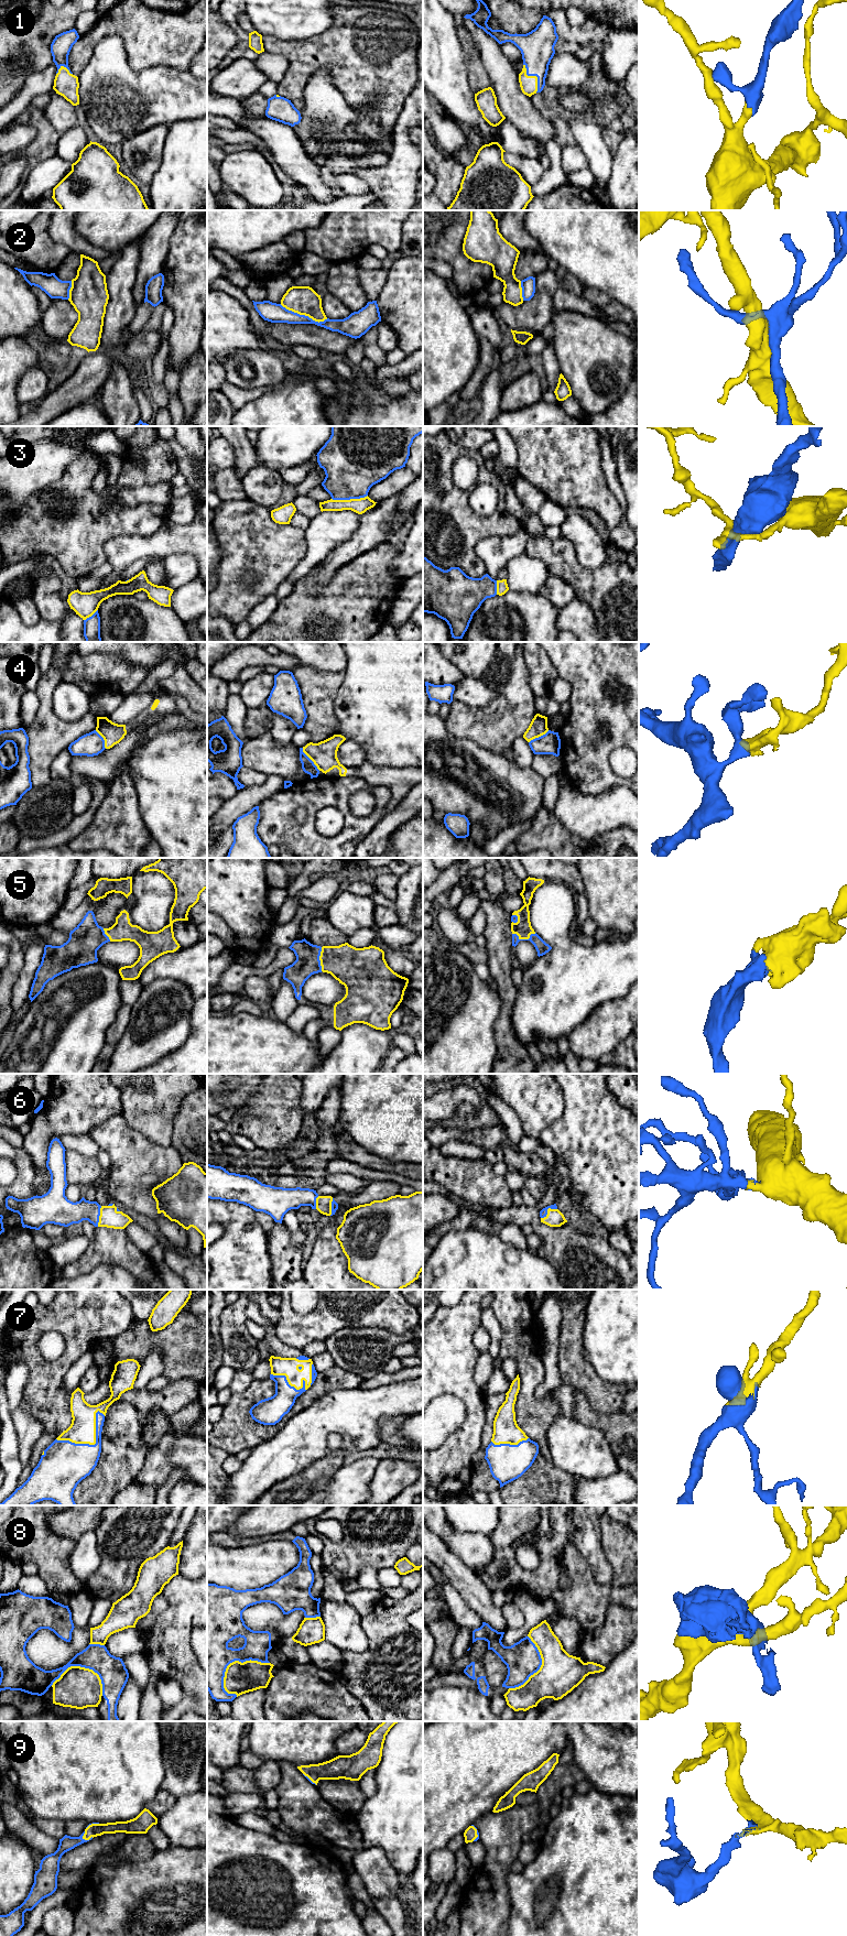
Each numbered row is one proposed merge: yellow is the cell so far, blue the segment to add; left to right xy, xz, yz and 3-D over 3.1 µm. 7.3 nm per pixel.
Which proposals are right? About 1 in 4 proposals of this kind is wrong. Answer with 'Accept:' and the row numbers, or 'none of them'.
Accept: 1, 5, 6, 7, 9

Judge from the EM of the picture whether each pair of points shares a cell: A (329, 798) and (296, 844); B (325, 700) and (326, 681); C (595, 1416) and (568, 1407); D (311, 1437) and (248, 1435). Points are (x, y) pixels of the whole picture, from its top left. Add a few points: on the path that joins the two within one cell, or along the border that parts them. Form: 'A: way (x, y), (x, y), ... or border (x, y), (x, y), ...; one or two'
A: way (317, 806), (311, 814), (306, 831); one
B: way (325, 696), (325, 685); one
C: border (575, 1389), (573, 1417); two
D: border (284, 1425), (253, 1448); two

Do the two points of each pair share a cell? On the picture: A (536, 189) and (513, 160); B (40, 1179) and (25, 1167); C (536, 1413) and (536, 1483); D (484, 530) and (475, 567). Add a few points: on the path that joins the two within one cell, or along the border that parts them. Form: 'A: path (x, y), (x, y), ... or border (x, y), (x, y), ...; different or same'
A: border (545, 169), (542, 176), (531, 186); different
B: border (35, 1167), (34, 1195); different
C: path (536, 1431), (543, 1444), (543, 1466); same
D: path (475, 539), (470, 543), (470, 558); same

